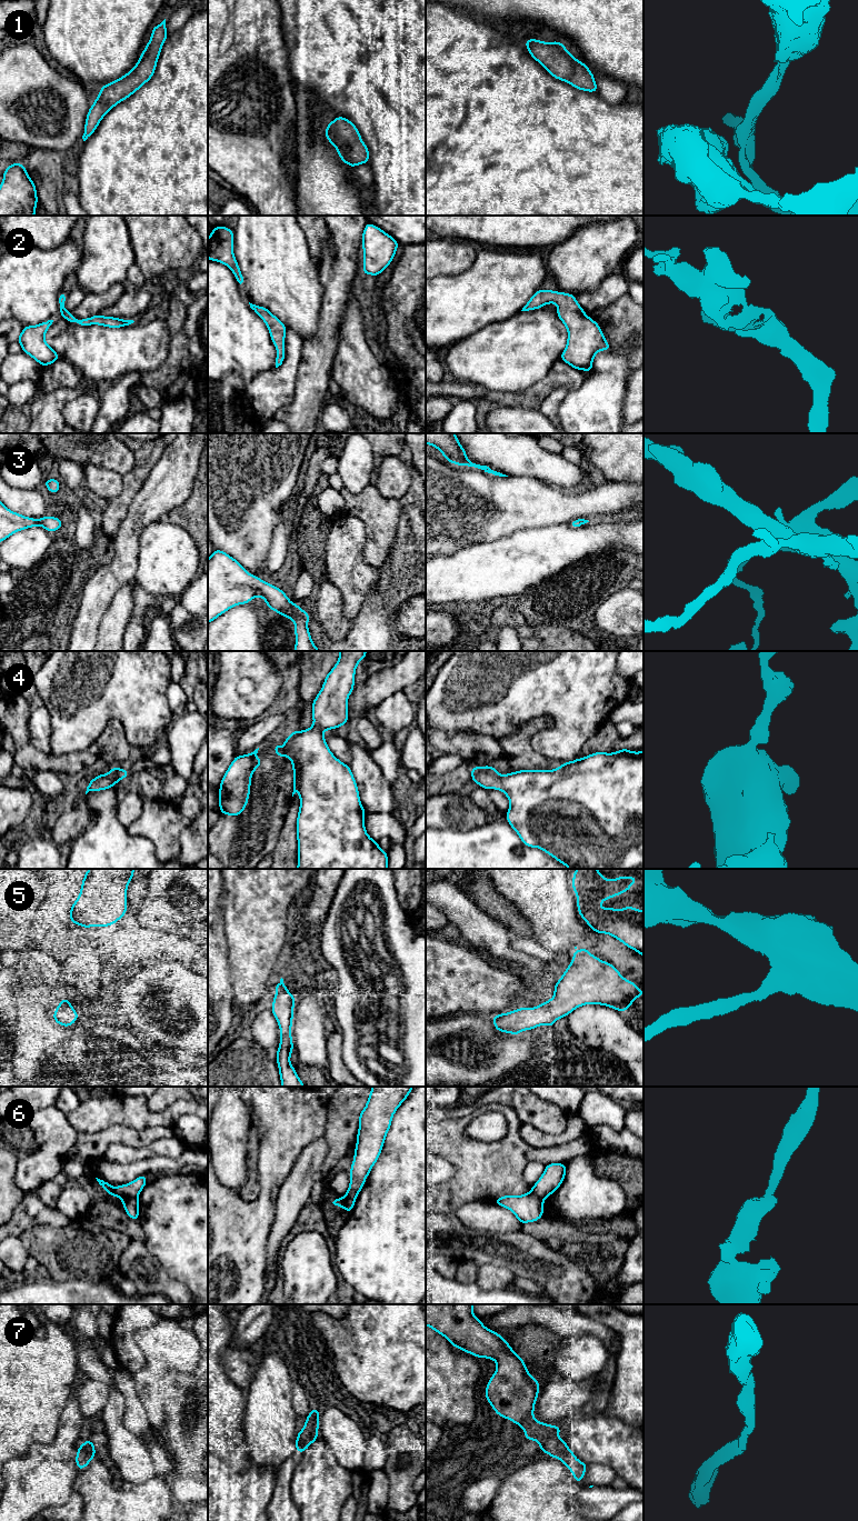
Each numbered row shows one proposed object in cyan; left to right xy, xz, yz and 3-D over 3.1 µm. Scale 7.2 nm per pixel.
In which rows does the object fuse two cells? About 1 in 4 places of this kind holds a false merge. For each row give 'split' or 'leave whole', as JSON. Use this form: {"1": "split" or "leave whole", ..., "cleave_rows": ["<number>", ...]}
{"1": "leave whole", "2": "leave whole", "3": "leave whole", "4": "leave whole", "5": "leave whole", "6": "split", "7": "leave whole", "cleave_rows": ["6"]}

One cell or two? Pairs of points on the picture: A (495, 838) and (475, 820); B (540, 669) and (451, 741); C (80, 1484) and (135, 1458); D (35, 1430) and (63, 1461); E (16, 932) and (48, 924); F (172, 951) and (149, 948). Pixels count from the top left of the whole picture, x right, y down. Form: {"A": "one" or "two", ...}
{"A": "two", "B": "two", "C": "two", "D": "two", "E": "two", "F": "one"}

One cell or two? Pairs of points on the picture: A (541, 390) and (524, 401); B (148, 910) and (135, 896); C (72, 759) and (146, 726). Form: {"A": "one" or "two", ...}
{"A": "one", "B": "two", "C": "two"}

